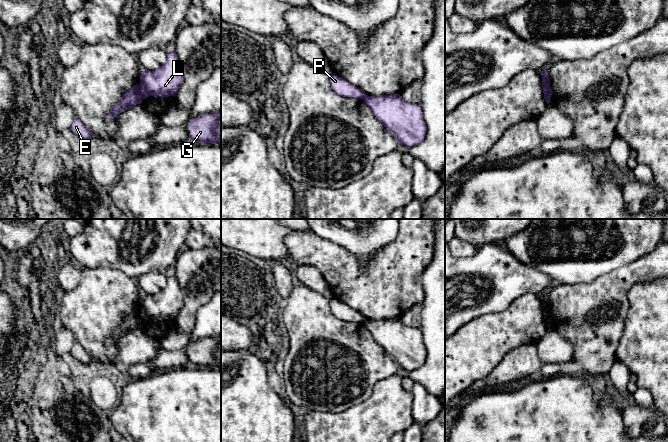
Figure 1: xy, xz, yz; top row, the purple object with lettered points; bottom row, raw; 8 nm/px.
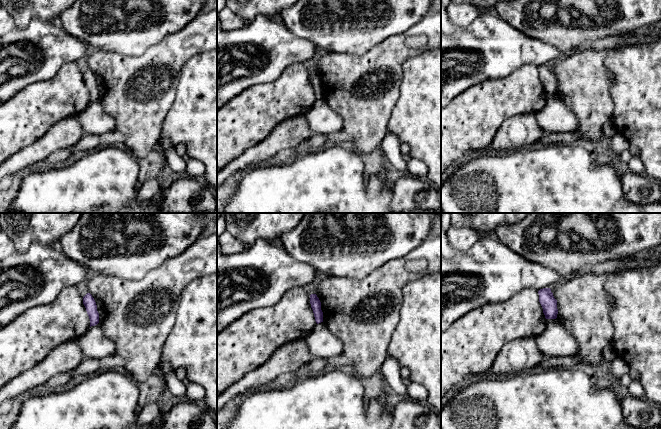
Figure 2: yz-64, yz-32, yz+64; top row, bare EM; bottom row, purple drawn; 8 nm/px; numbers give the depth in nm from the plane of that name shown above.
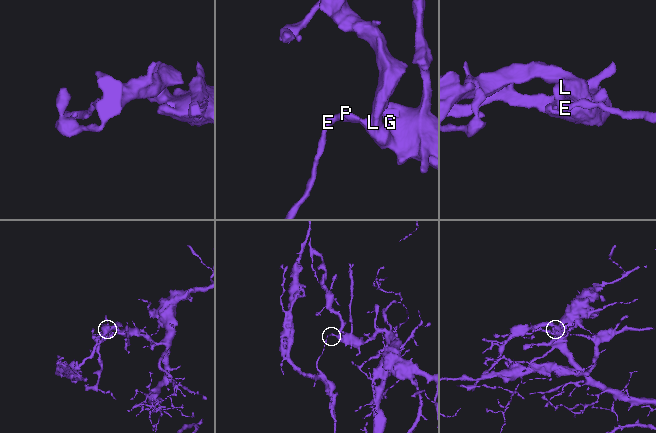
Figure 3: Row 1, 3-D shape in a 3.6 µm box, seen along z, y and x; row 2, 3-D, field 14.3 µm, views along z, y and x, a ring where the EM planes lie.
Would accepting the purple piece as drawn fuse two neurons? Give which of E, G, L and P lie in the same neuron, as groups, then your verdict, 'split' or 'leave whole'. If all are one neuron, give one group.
groups E P / G L; split

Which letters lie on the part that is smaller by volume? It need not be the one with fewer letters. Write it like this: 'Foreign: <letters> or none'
Foreign: E, P

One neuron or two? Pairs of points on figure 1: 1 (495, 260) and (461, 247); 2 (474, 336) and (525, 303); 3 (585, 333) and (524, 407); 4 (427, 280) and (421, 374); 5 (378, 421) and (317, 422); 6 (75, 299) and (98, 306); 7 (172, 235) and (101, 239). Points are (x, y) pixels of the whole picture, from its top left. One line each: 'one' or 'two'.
1: two
2: one
3: two
4: one
5: one
6: one
7: one

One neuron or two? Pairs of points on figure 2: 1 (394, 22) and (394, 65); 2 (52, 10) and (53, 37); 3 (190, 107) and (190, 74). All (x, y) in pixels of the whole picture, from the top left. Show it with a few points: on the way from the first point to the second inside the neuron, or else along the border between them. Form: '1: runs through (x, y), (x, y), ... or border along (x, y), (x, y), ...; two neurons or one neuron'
1: border along (415, 24), (373, 46); two neurons
2: border along (57, 19), (43, 21), (33, 17), (29, 23); two neurons
3: runs through (190, 99), (190, 82); one neuron

